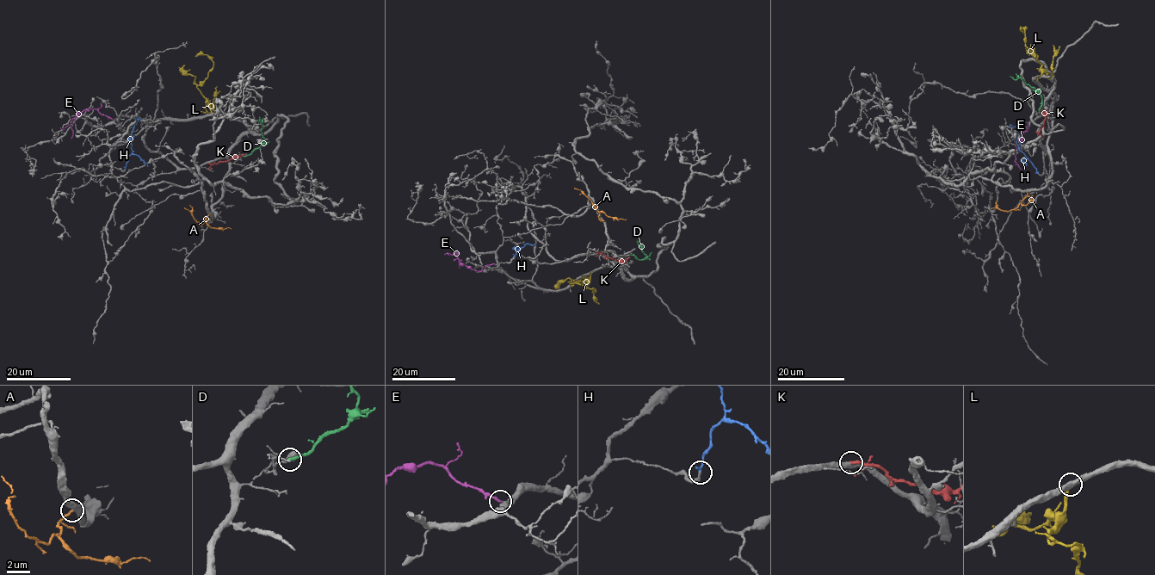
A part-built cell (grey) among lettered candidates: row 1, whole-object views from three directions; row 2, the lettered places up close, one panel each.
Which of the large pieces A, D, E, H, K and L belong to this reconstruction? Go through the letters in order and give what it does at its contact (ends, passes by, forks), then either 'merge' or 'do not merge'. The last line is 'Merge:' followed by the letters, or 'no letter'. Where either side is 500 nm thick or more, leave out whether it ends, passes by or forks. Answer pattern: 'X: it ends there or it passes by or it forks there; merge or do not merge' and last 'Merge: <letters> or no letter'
A: it ends there; do not merge
D: it ends there; do not merge
E: it ends there; merge
H: it ends there; do not merge
K: it ends there; do not merge
L: do not merge
Merge: E

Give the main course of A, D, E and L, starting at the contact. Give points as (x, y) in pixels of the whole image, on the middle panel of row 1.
A: (602, 220), (589, 198), (574, 188)
D: (630, 255), (642, 260), (646, 256), (638, 239)
E: (496, 265), (486, 265), (478, 271), (467, 268), (455, 255), (456, 251), (457, 254)
L: (591, 271), (589, 281), (580, 284), (574, 282), (583, 276), (587, 278), (567, 281)

